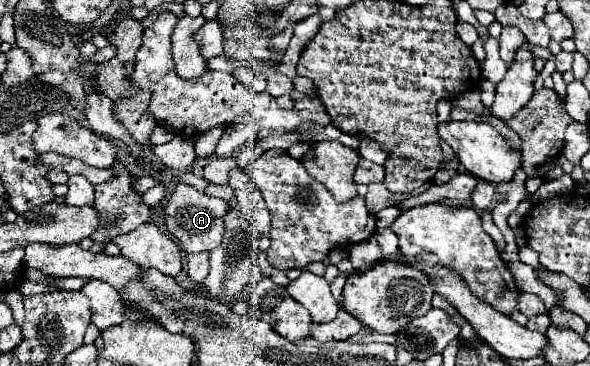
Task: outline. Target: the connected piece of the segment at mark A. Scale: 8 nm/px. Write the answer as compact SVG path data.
M180 183L166 203L164 223L166 223L166 229L174 235L174 239L182 245L186 253L202 253L202 251L210 253L212 249L216 249L222 243L224 217L228 215L228 211L230 211L228 201L206 197L204 193L196 191L194 187Z

